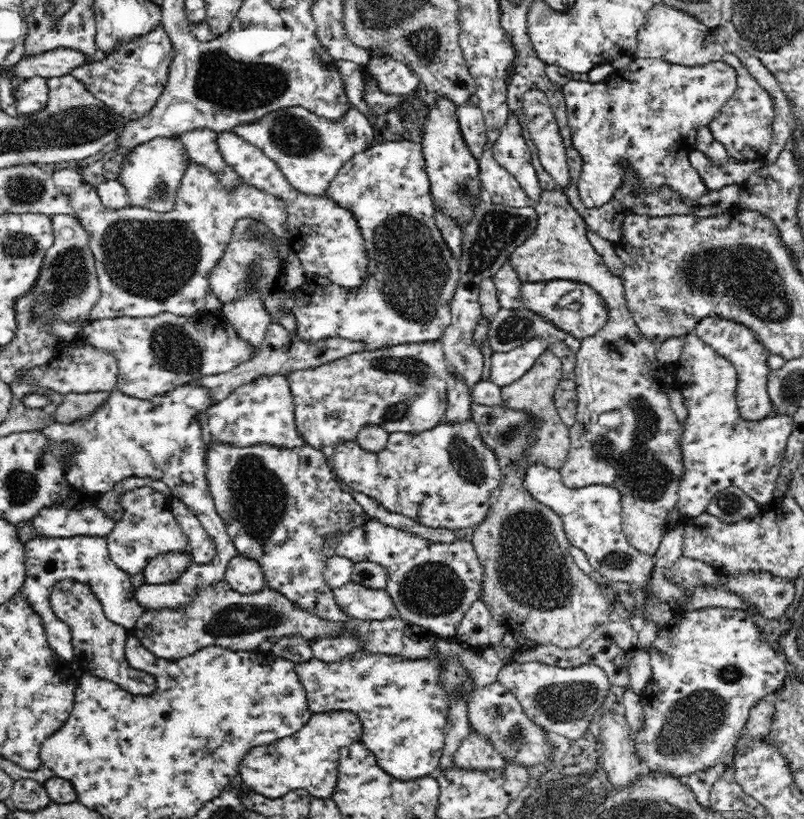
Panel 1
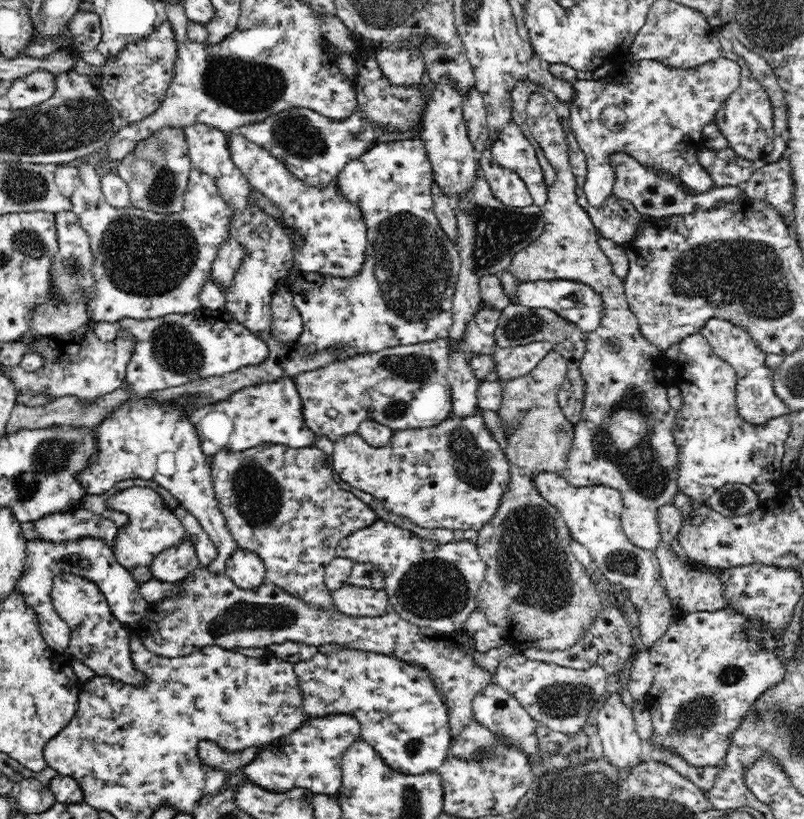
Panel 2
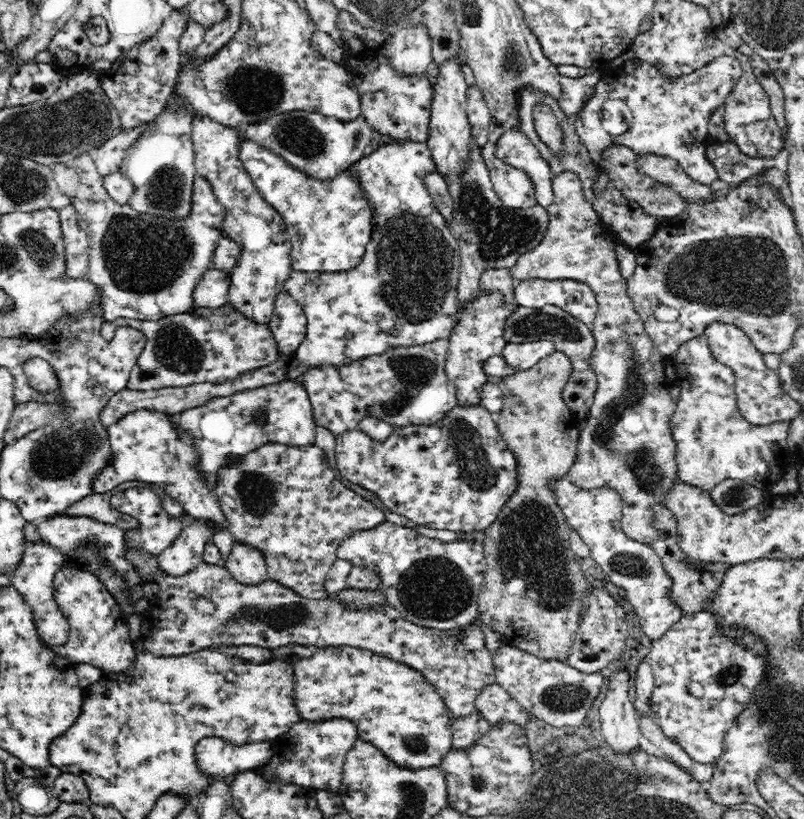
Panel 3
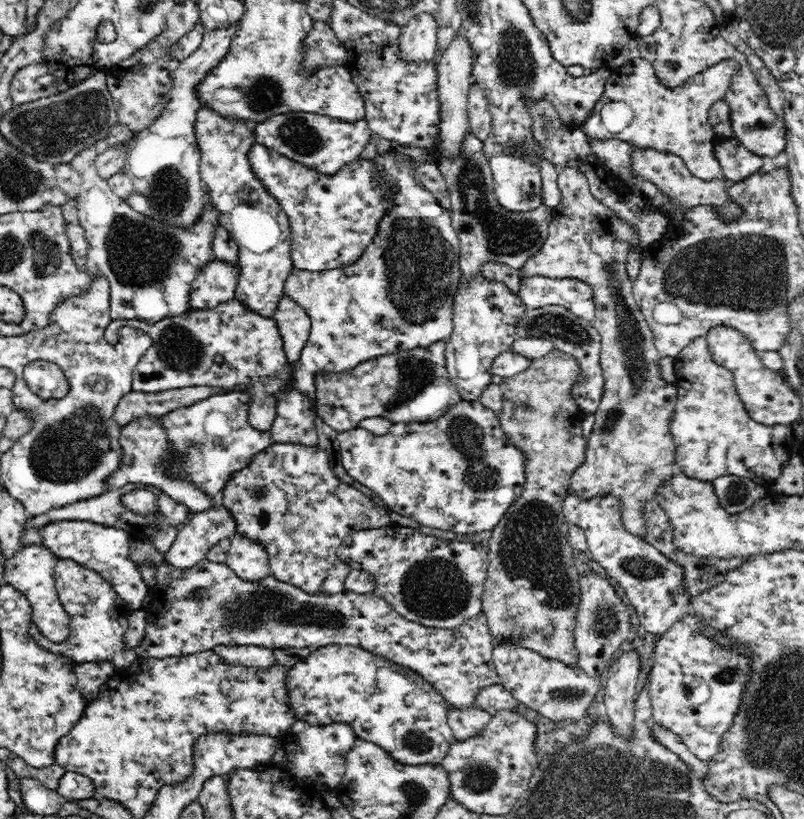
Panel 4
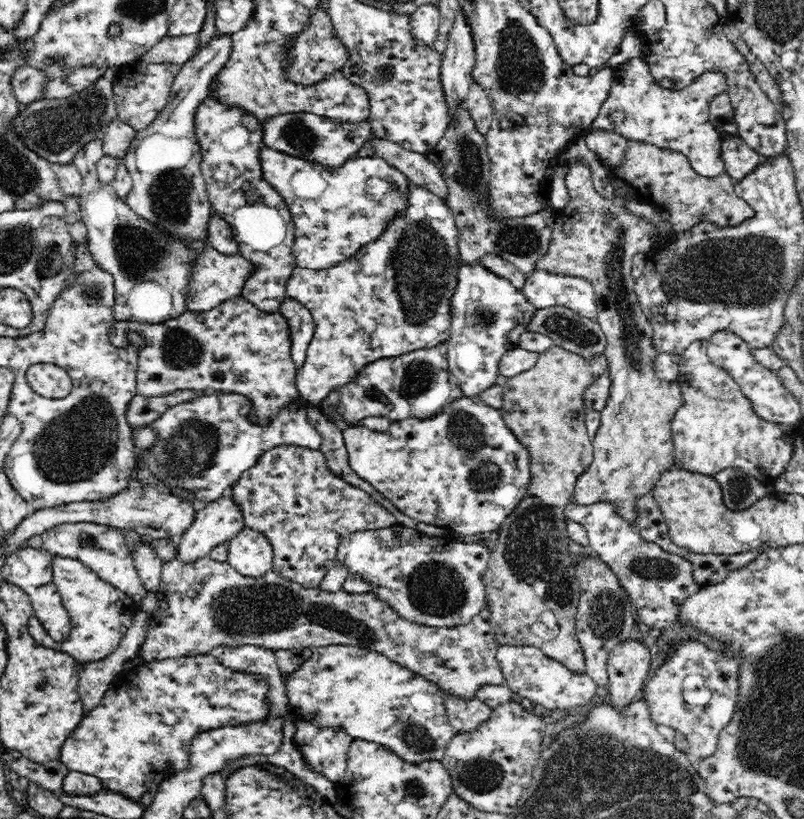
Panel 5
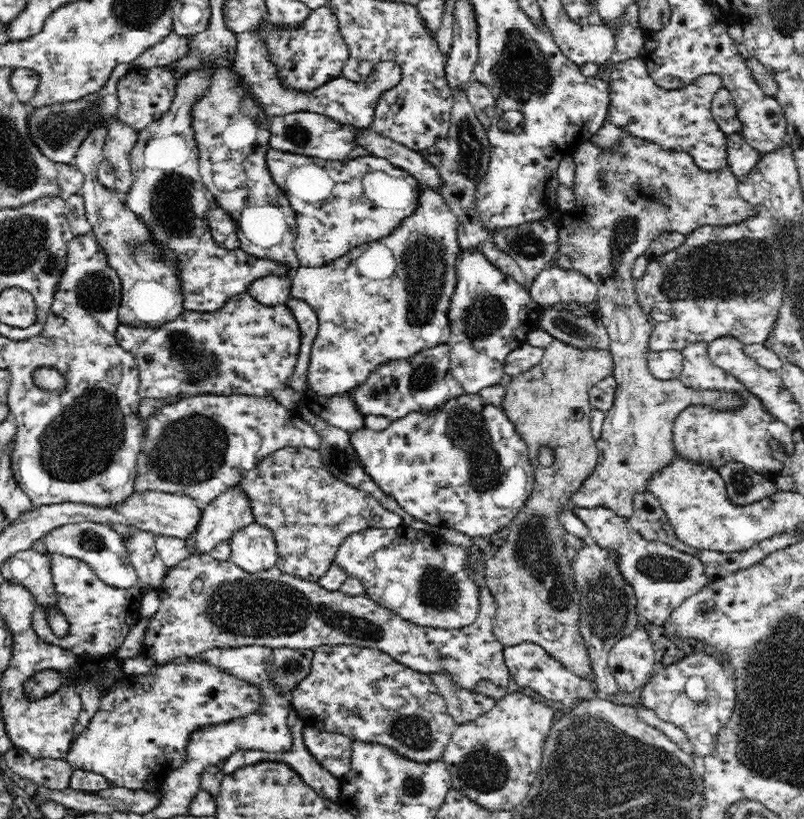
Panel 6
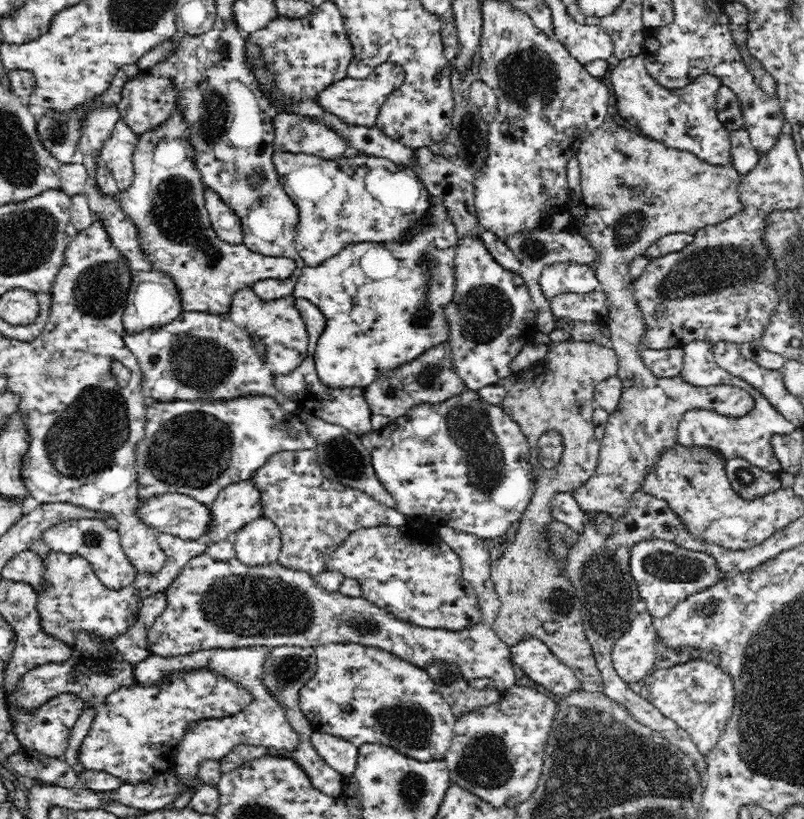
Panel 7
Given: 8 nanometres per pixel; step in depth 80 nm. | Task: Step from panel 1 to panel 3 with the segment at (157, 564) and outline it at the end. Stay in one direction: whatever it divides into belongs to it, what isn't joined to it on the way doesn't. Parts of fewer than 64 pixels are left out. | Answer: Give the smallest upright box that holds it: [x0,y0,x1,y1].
[157,518,213,576]

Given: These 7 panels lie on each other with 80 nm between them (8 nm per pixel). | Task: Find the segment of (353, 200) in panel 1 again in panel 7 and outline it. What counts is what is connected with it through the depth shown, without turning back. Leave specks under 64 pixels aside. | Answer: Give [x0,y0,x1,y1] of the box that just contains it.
[291,198,460,388]

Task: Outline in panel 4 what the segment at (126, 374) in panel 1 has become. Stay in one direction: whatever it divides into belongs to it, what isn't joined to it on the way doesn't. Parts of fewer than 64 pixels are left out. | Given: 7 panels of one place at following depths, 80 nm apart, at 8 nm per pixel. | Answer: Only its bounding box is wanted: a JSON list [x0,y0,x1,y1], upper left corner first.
[105,298,294,432]

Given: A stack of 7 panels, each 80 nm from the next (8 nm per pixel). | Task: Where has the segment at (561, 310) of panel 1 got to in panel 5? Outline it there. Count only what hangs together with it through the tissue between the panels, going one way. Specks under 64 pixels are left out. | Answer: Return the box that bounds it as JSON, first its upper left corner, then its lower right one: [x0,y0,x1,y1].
[522,270,597,318]

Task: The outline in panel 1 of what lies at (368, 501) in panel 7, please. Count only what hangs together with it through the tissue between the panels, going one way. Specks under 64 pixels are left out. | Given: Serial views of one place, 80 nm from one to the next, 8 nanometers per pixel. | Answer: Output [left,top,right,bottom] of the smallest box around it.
[206,443,369,620]

